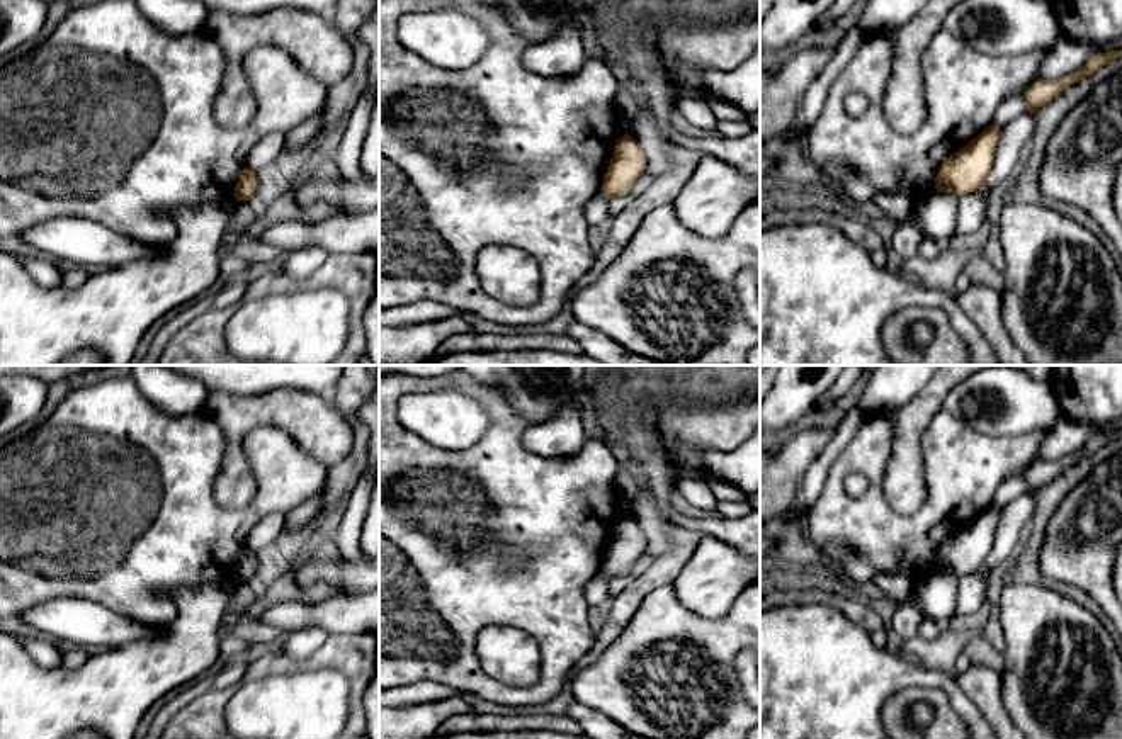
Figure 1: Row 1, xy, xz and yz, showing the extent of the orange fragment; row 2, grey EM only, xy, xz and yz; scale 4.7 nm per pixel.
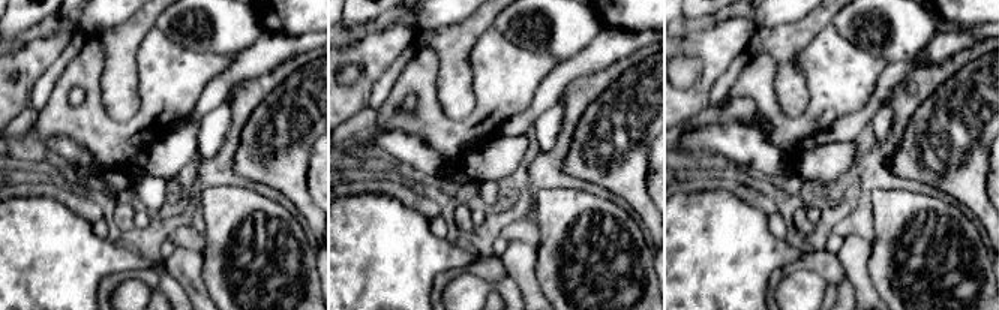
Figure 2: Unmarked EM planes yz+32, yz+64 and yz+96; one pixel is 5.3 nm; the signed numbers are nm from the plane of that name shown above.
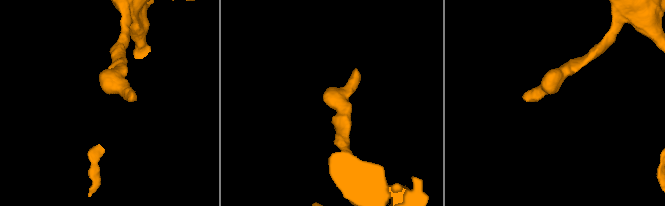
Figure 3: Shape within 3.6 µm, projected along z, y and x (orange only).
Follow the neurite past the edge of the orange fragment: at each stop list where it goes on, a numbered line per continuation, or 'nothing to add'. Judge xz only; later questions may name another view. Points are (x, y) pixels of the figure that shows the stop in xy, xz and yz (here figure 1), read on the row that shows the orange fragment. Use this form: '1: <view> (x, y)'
nothing to add

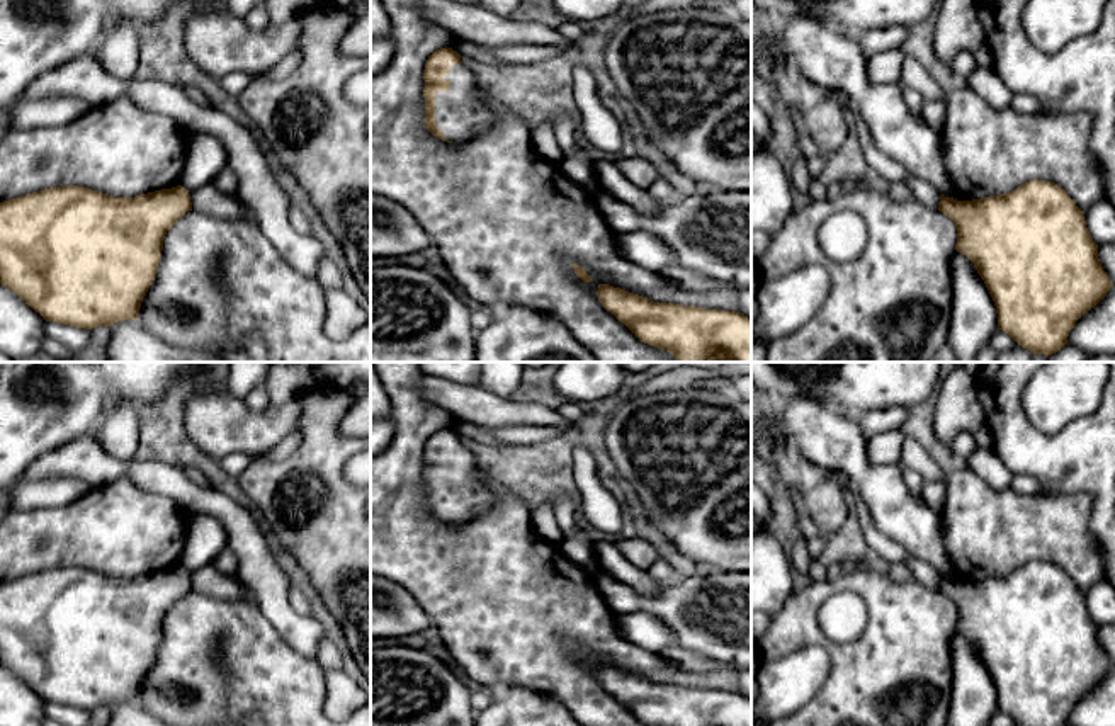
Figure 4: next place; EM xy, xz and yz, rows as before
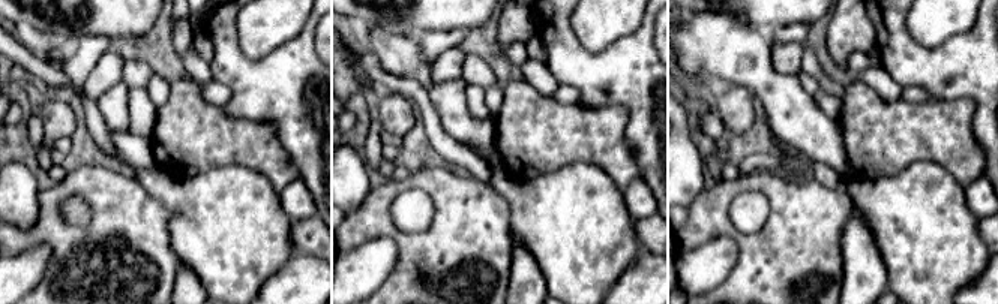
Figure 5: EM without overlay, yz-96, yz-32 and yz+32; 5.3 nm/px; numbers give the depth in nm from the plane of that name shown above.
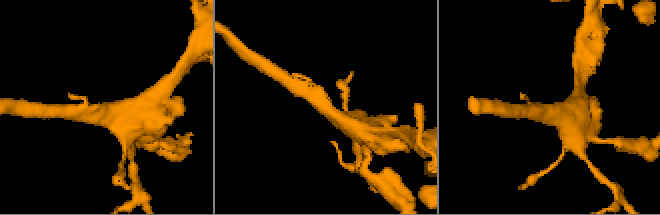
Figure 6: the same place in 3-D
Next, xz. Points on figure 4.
1: xz (459, 113)

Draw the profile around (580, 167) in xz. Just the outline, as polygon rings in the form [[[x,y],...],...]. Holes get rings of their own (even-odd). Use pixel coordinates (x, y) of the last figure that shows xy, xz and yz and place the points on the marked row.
[[[576,145],[571,155],[563,156],[559,167],[574,184],[590,189],[597,187],[595,162],[586,148]]]

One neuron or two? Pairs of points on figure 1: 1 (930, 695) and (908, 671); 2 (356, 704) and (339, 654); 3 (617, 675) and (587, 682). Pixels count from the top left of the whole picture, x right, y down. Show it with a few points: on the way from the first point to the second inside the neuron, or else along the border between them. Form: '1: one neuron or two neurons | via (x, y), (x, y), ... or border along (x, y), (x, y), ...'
1: two neurons | border along (920, 687), (939, 687), (954, 712)
2: one neuron | via (356, 692), (356, 671), (351, 666)
3: one neuron | via (611, 682), (594, 682)

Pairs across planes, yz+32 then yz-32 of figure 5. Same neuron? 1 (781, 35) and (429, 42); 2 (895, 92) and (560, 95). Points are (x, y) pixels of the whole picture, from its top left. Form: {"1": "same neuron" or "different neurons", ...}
{"1": "same neuron", "2": "different neurons"}

